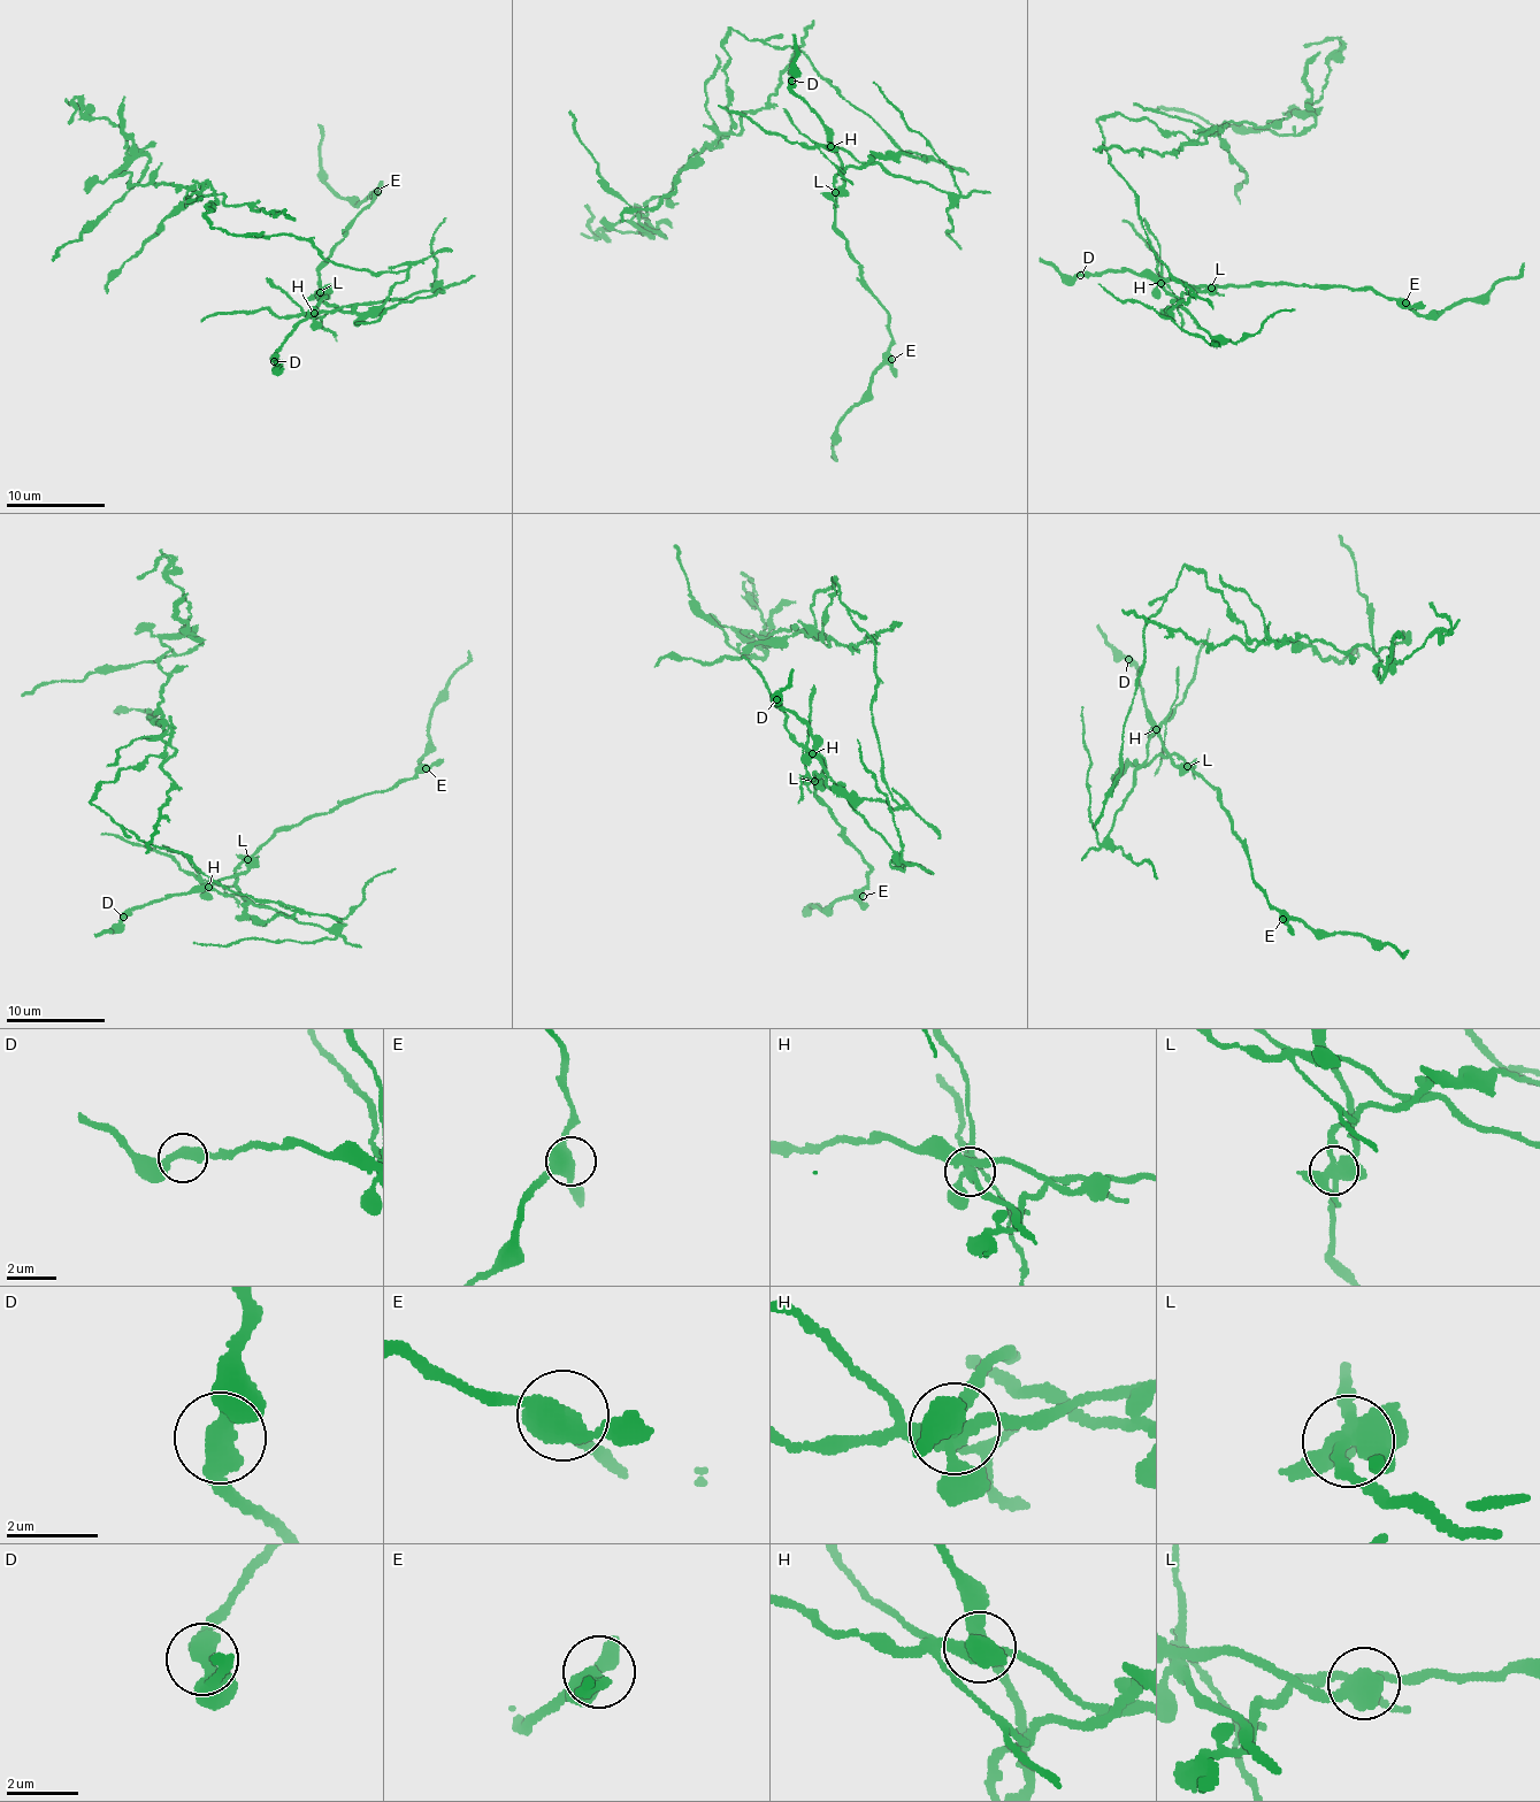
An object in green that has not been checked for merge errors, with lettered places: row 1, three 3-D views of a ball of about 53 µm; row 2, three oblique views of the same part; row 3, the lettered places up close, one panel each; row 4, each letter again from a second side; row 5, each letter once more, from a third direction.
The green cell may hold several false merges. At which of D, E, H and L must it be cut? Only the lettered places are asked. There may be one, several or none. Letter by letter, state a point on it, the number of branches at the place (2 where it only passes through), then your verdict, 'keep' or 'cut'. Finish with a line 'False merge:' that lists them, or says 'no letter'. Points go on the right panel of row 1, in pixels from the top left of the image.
D: place (1080, 275); branches 2; keep
E: place (1406, 303); branches 4; keep
H: place (1161, 283); branches 5; cut
L: place (1211, 288); branches 6; cut
False merge: H, L

